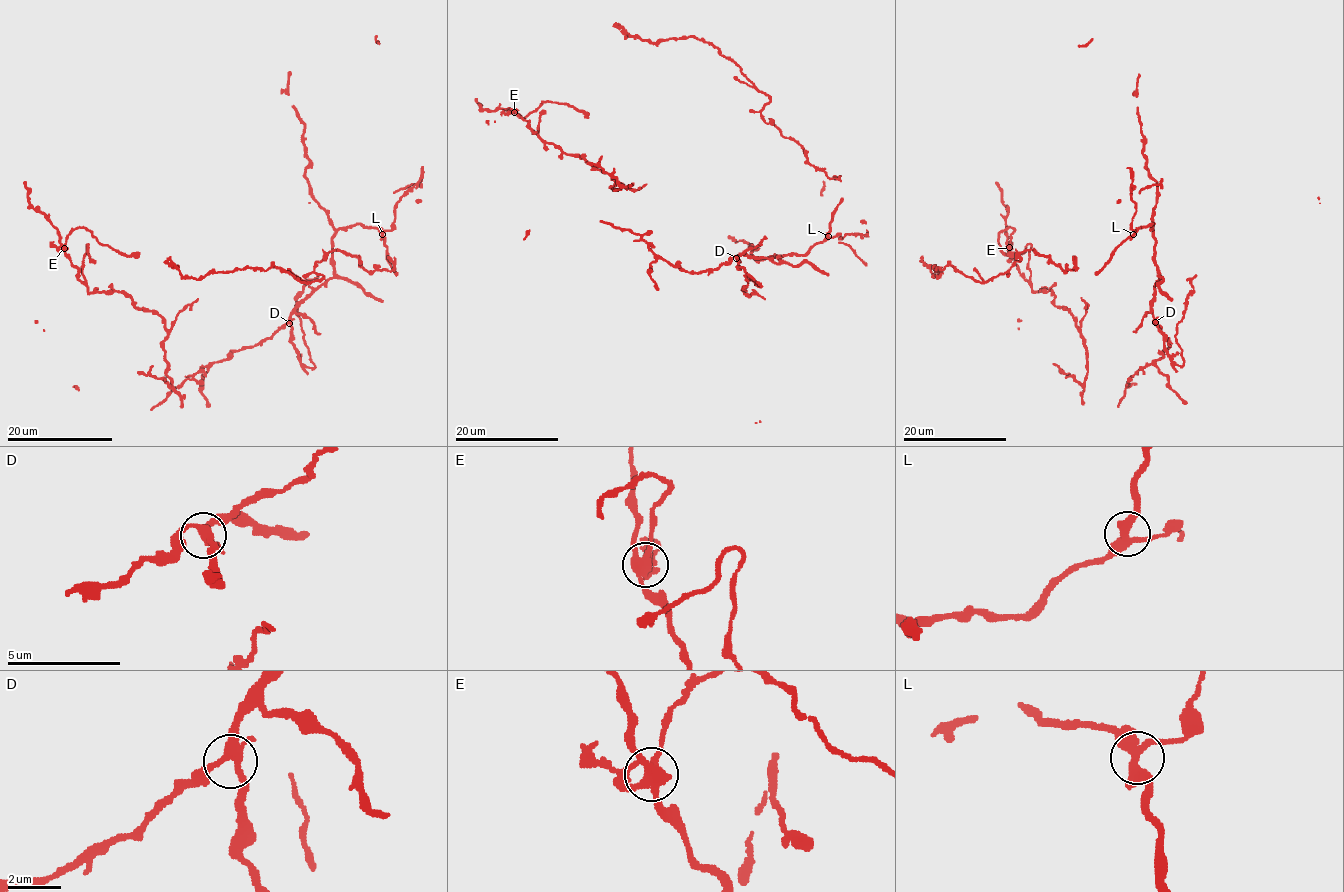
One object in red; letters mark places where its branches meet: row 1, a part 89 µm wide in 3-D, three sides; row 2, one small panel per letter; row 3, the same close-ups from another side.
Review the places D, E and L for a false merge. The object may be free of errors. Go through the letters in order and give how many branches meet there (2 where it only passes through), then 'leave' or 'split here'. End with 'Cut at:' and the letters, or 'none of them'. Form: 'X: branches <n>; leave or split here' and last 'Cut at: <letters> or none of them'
D: branches 4; leave
E: branches 4; split here
L: branches 4; leave
Cut at: E

